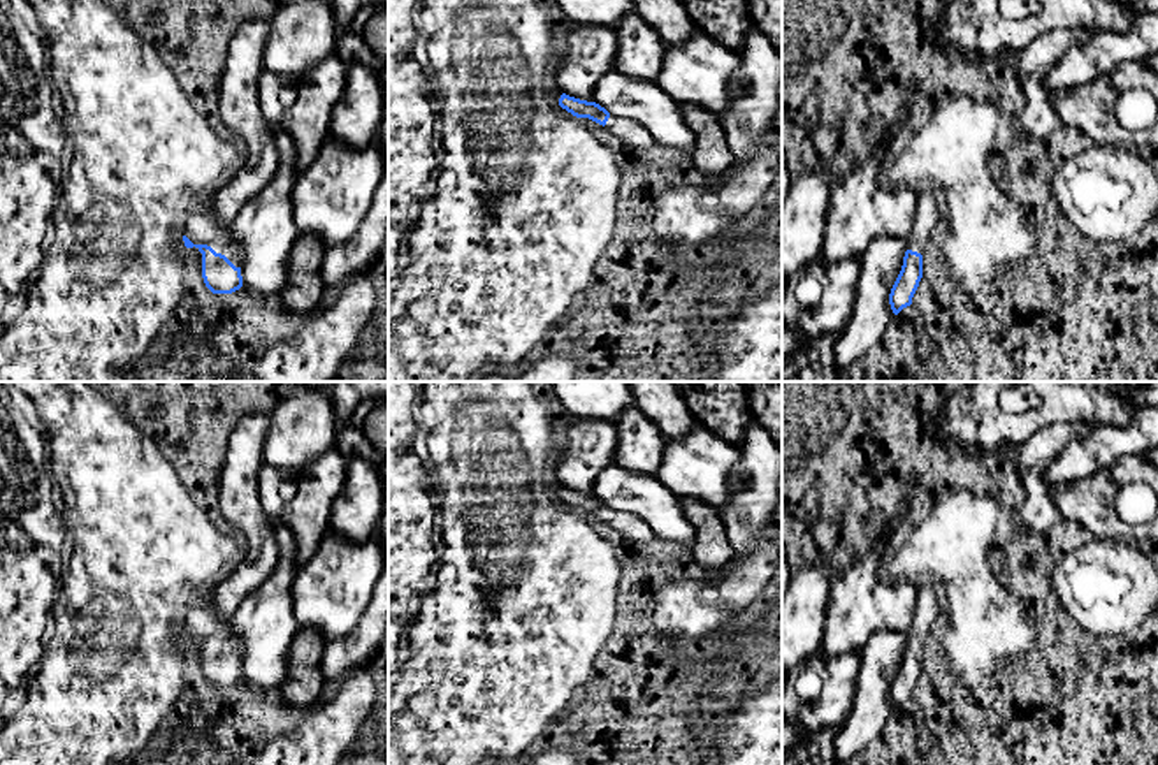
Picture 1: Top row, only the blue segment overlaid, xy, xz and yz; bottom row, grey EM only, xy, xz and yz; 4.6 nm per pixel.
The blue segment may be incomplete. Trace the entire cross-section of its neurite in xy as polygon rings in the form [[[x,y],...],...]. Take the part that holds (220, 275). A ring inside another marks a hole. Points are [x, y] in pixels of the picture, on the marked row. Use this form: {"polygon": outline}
{"polygon": [[[206,206],[185,222],[181,232],[185,246],[202,253],[202,278],[213,294],[232,294],[242,287],[242,255],[232,243],[230,225],[218,225]]]}

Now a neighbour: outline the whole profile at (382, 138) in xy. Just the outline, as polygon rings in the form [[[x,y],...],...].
[[[388,67],[378,72],[383,91],[383,120],[376,141],[380,142],[385,157],[388,158]]]

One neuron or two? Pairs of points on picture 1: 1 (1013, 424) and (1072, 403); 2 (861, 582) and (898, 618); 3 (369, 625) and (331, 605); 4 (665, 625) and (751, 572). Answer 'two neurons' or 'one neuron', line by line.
1: one neuron
2: one neuron
3: two neurons
4: one neuron

